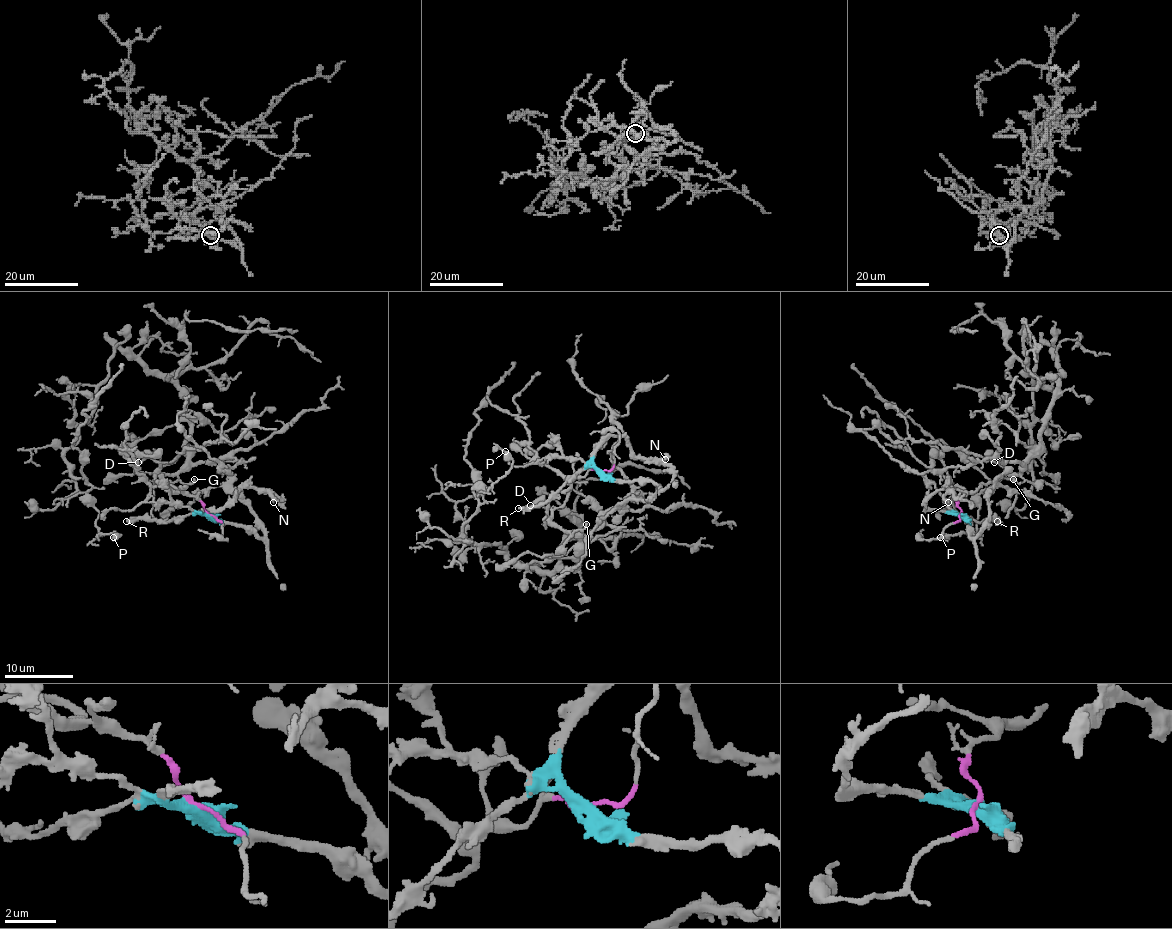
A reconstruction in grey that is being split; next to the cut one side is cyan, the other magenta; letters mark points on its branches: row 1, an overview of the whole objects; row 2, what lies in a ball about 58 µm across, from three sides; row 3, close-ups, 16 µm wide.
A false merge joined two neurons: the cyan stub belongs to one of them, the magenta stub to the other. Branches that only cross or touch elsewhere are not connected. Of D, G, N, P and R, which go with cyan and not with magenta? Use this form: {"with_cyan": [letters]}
{"with_cyan": ["N", "R"]}

